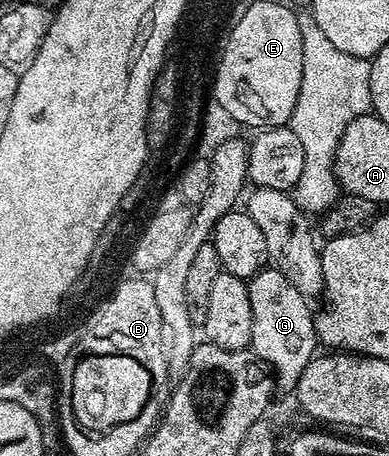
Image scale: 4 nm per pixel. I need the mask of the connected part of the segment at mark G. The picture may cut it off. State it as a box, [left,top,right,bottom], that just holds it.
[247,268,318,392]

